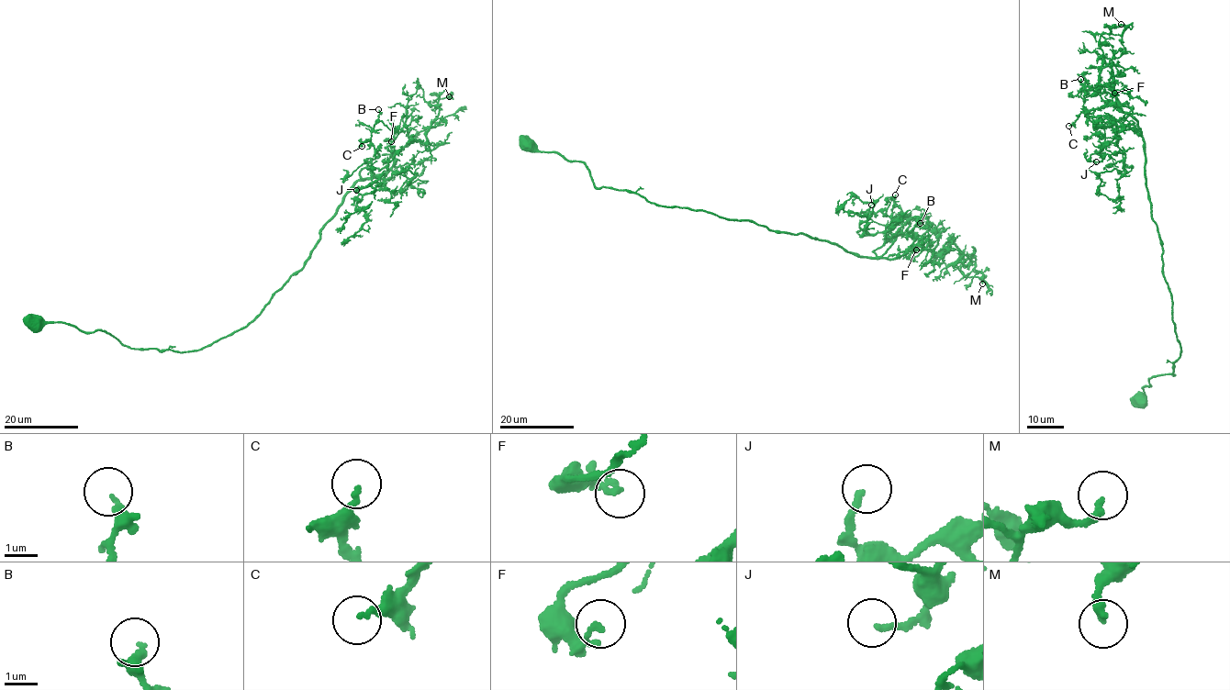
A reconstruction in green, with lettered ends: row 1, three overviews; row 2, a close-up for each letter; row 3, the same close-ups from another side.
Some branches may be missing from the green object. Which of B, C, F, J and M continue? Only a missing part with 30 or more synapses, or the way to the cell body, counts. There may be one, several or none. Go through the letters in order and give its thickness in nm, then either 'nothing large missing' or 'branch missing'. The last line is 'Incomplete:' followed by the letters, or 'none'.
B: calibre 240 nm; nothing large missing
C: calibre 220 nm; nothing large missing
F: calibre 200 nm; nothing large missing
J: calibre 190 nm; branch missing
M: calibre 220 nm; nothing large missing
Incomplete: J

